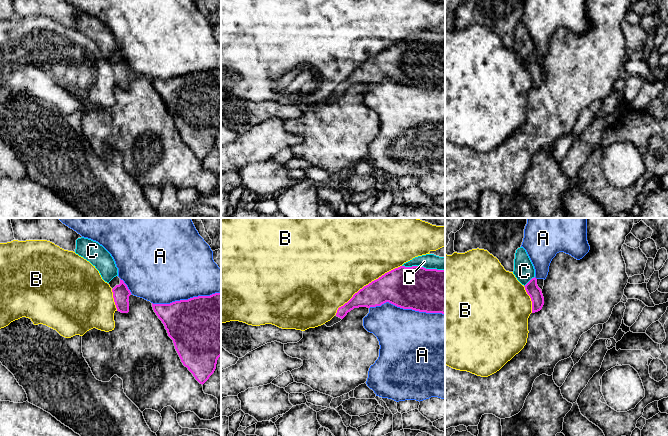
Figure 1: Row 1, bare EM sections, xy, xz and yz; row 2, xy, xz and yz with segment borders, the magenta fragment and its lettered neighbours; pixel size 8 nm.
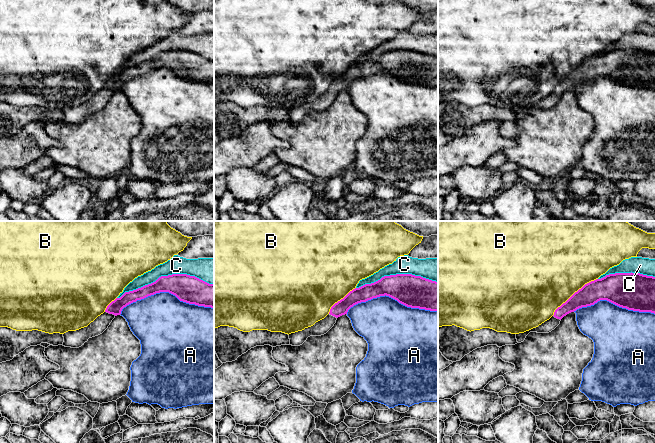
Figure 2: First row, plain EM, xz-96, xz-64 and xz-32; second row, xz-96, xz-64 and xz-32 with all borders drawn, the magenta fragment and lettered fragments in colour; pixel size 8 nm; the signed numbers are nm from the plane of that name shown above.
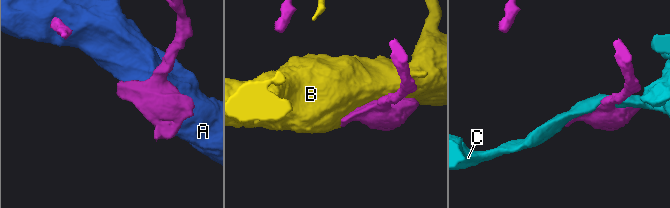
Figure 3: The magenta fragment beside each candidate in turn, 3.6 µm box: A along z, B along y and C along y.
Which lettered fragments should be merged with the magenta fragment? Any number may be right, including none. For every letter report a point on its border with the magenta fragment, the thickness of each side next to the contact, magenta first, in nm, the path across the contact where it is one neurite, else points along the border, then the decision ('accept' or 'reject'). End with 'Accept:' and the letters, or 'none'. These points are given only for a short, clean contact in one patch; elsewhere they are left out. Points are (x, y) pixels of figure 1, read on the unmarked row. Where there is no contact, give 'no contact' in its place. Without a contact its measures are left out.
A: xz (407, 84) | 360/480 nm | reject
B: xz (366, 61) | 280/500 nm | reject
C: xz (423, 43) | 360/130 nm | reject
Accept: none

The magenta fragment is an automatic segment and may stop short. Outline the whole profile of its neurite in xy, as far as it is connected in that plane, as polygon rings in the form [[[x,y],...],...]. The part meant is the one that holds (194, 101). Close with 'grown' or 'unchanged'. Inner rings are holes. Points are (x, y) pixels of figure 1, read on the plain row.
[[[221,69],[210,72],[198,72],[170,80],[153,80],[158,94],[173,116],[181,138],[204,160],[214,149],[218,134],[221,132]]]; unchanged

